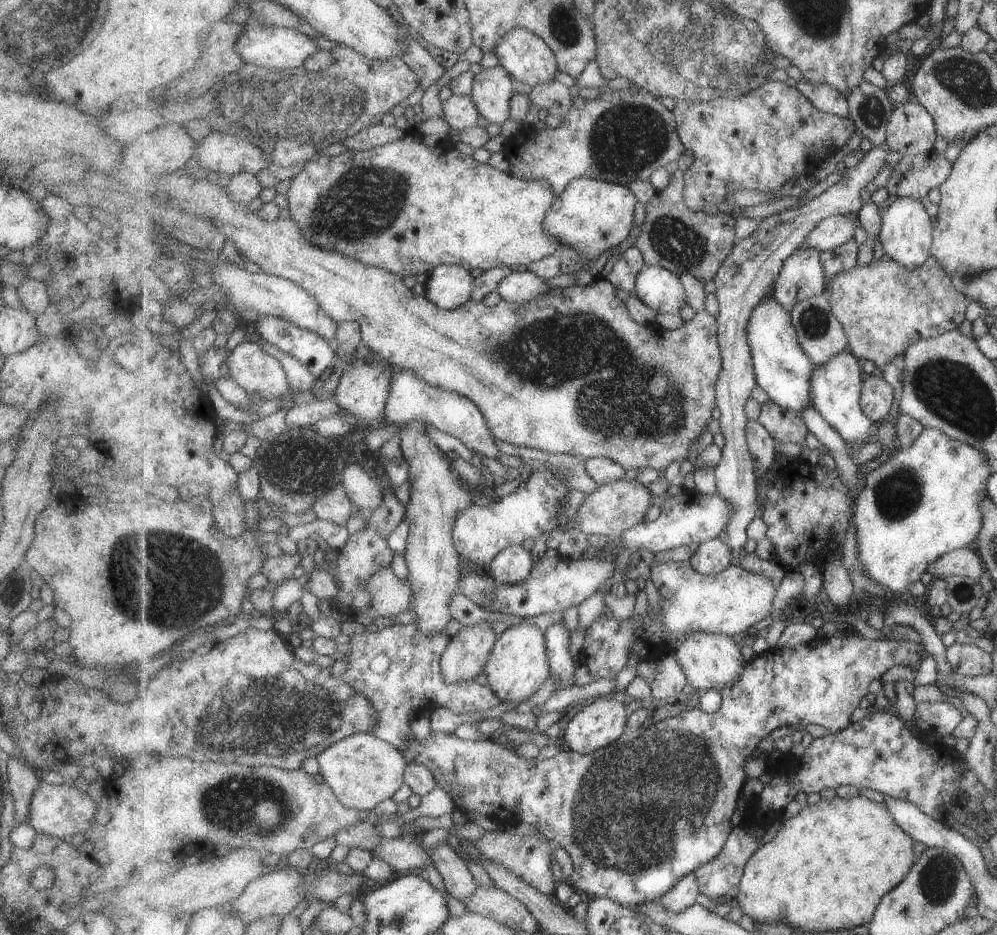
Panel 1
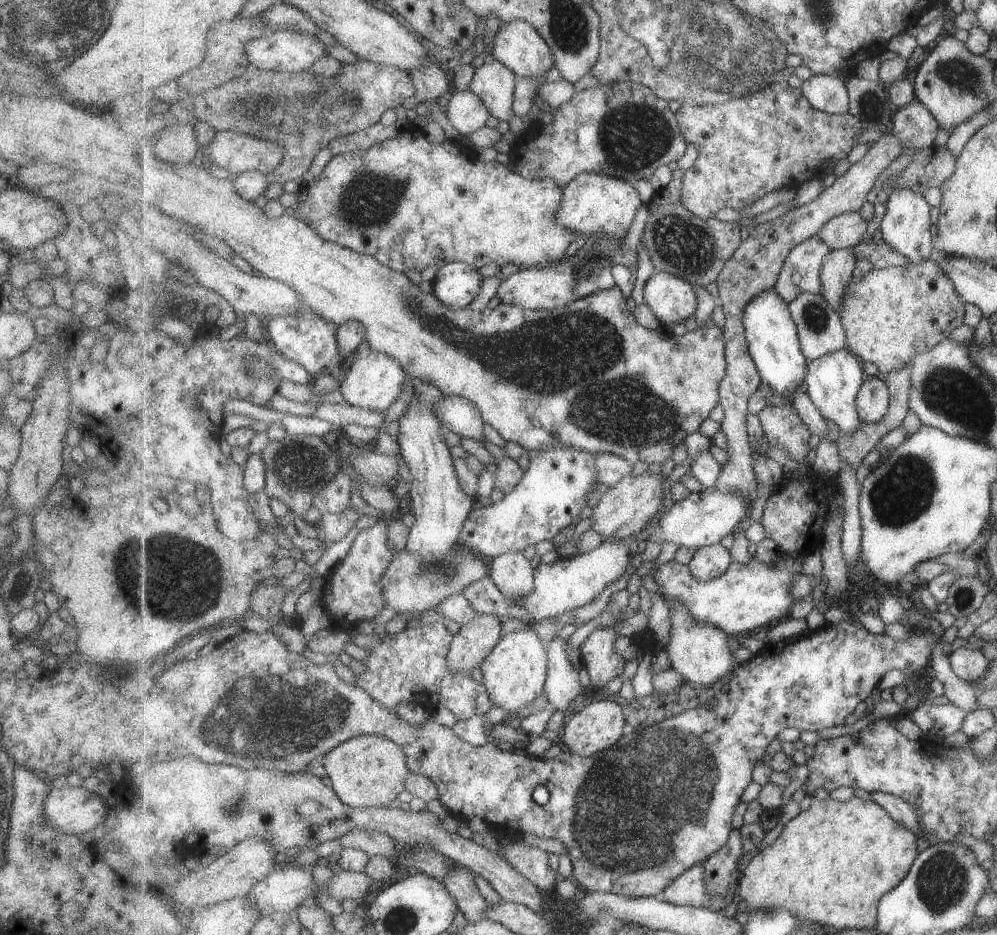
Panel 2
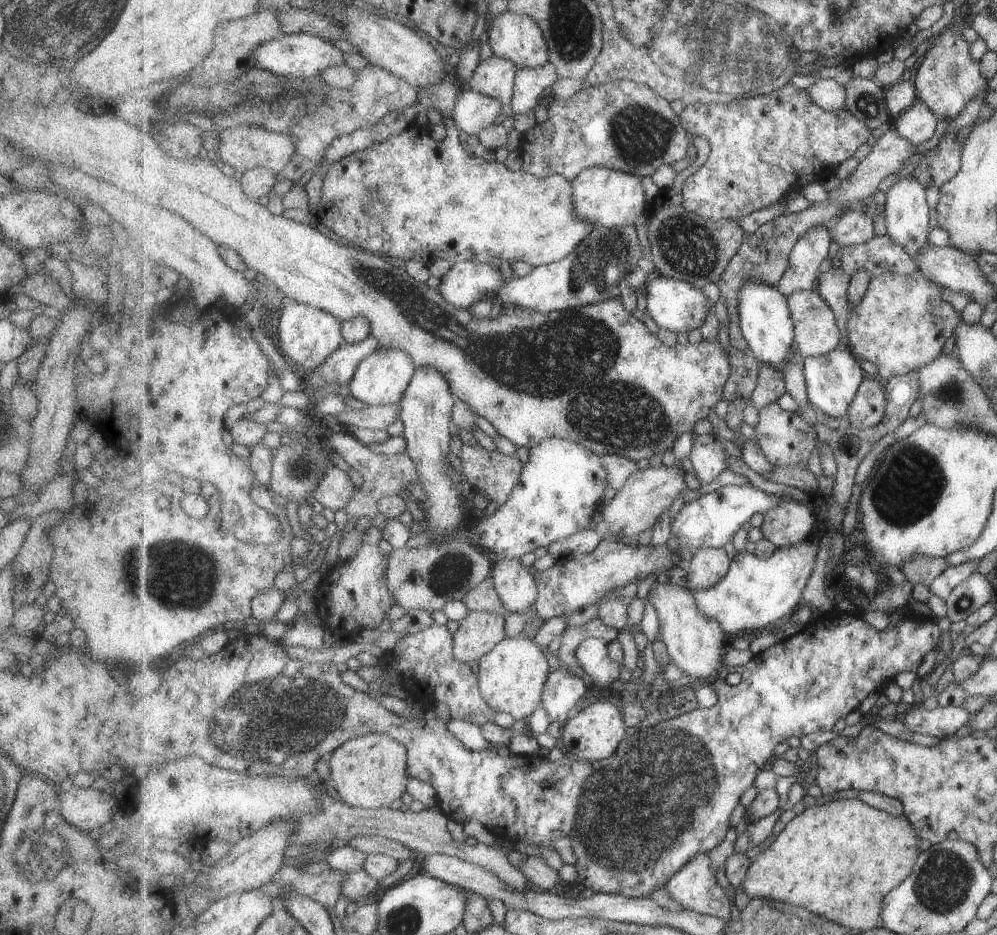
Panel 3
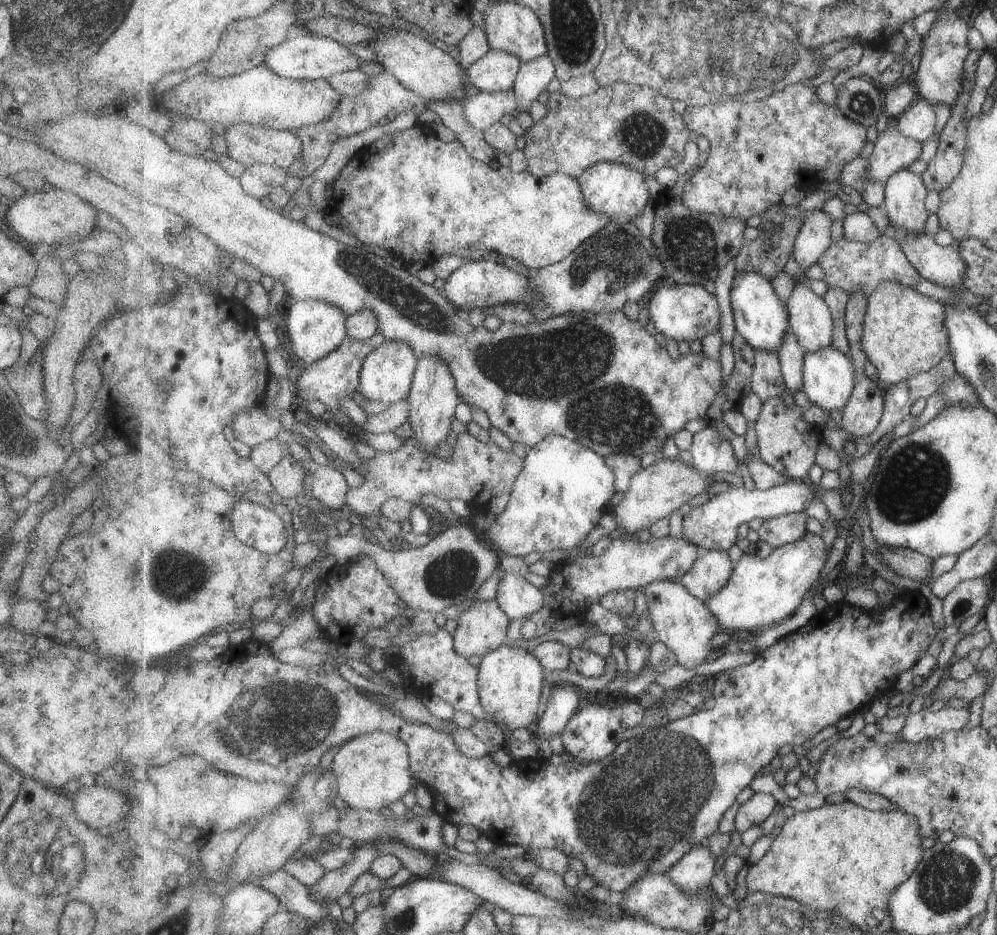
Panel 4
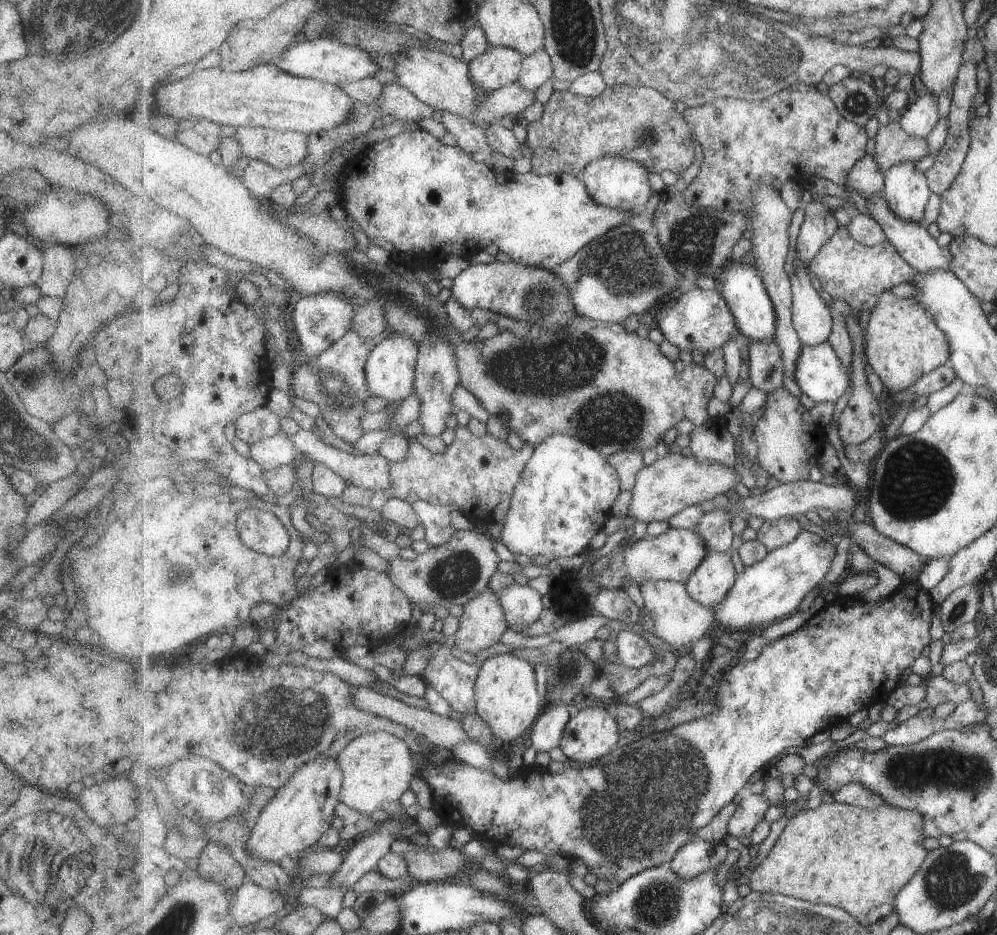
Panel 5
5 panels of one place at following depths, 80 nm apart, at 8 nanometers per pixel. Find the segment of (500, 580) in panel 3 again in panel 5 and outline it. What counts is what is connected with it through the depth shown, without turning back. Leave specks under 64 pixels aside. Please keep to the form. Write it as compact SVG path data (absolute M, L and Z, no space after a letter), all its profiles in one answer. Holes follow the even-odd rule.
M515 582L500 594L500 598L509 629L522 634L542 617L545 610L542 595L537 590Z

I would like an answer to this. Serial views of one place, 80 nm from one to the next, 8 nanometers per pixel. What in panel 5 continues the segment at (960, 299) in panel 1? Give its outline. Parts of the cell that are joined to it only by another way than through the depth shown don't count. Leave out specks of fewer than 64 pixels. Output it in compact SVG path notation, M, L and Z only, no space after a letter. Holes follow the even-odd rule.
M884 292L867 323L866 352L869 364L879 376L884 389L899 393L923 376L948 363L949 339L925 307L911 297L897 298Z

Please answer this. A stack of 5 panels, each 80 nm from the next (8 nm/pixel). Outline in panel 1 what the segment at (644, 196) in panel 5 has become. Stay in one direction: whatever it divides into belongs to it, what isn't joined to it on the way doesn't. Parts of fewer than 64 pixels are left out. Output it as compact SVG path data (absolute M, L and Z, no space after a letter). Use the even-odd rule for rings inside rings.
M589 177L576 178L548 210L544 230L562 246L573 246L581 259L592 261L605 250L616 248L630 235L635 206L637 198L625 185Z

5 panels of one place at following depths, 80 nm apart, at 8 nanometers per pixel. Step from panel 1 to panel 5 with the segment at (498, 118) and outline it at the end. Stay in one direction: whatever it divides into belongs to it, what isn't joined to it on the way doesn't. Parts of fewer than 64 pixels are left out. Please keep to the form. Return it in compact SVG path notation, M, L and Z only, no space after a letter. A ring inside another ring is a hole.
M489 45L484 53L470 62L470 75L484 95L490 94L518 80L522 73L524 59L525 56L514 48Z

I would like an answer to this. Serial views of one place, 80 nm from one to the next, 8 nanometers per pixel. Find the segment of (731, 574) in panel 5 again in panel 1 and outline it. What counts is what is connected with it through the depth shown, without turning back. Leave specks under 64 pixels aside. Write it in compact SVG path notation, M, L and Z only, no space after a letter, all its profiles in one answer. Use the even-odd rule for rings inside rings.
M715 539L700 544L689 561L702 575L716 575L733 564L733 560L731 545Z

